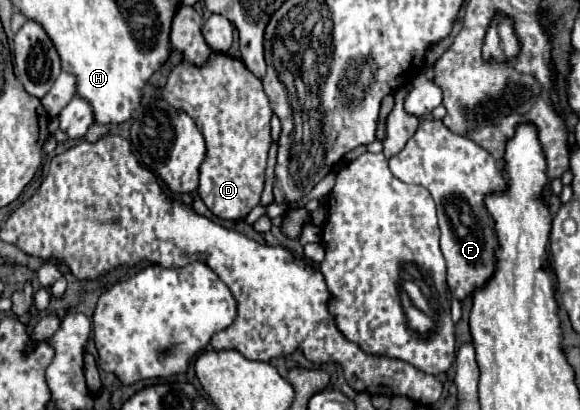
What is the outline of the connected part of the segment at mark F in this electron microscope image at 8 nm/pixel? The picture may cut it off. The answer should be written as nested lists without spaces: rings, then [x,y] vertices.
[[[421,119],[419,129],[415,135],[405,143],[405,147],[389,159],[389,169],[395,177],[399,177],[405,183],[419,183],[429,189],[435,205],[437,205],[437,217],[439,217],[439,229],[441,229],[441,251],[447,261],[447,285],[451,289],[451,295],[463,301],[467,295],[475,291],[485,279],[493,275],[493,249],[497,245],[497,237],[493,235],[493,219],[485,209],[485,195],[505,189],[503,173],[497,171],[497,163],[491,157],[489,151],[479,147],[469,137],[457,135],[449,131],[443,121],[439,119]]]

